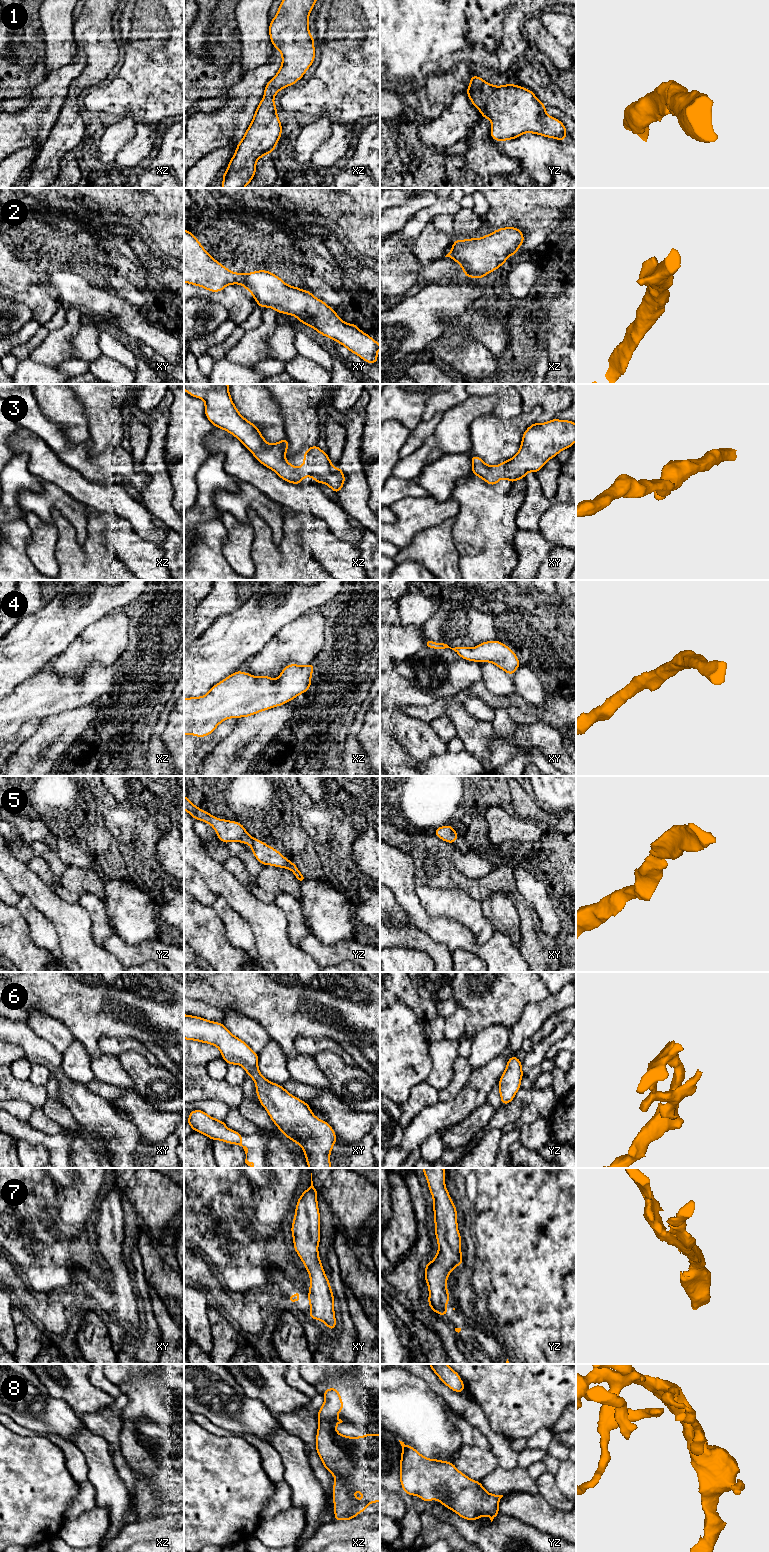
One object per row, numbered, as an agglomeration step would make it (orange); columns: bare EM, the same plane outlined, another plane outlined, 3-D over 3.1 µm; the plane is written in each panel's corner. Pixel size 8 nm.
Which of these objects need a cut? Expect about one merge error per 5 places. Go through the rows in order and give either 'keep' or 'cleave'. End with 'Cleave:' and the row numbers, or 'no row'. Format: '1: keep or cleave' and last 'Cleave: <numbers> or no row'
1: keep
2: keep
3: keep
4: keep
5: keep
6: keep
7: keep
8: keep
Cleave: no row

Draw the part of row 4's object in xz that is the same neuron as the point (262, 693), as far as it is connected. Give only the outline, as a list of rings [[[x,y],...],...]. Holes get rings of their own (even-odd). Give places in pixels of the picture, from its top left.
[[[313,662],[305,666],[289,664],[283,668],[277,679],[272,679],[268,675],[255,677],[239,670],[234,672],[214,685],[204,696],[184,699],[184,736],[187,734],[197,737],[209,736],[226,719],[248,717],[282,706],[308,691],[312,685],[314,666]]]

